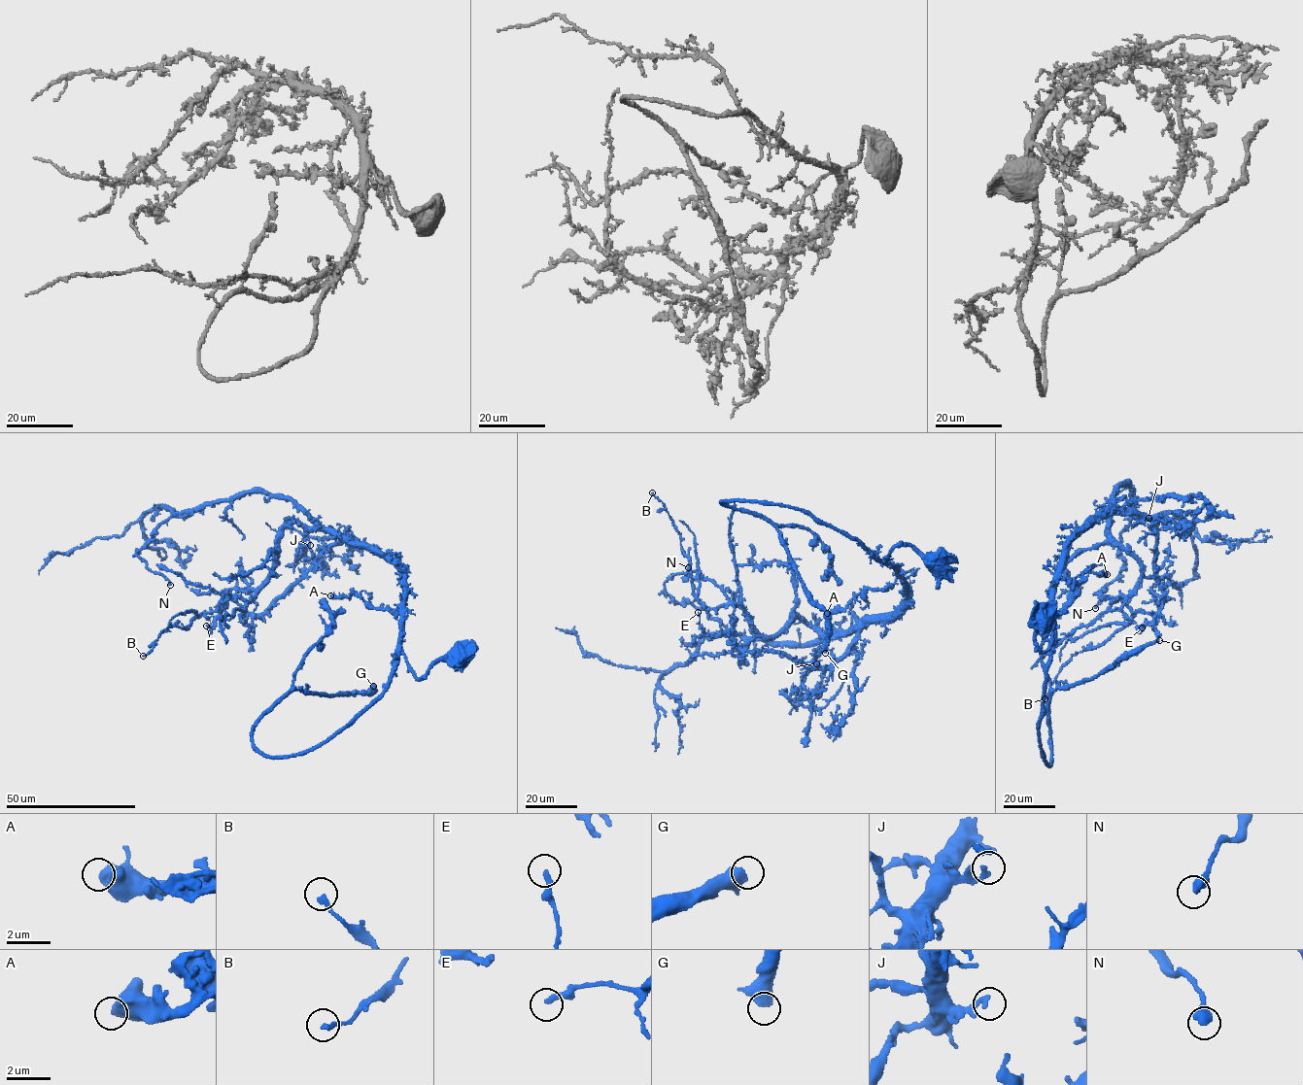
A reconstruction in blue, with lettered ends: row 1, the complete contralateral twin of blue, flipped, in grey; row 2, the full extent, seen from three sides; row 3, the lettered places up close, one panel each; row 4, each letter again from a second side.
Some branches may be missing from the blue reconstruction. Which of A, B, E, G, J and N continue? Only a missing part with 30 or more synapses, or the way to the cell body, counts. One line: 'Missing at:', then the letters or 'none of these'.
Missing at: G

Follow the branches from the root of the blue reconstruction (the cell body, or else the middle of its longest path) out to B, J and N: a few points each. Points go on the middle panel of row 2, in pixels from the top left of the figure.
B: (938, 568), (894, 547), (894, 612), (765, 635), (701, 602), (652, 492)
J: (938, 568), (910, 545), (893, 548), (885, 561), (907, 588), (905, 599), (894, 612), (830, 637), (816, 663)
N: (938, 568), (894, 547), (885, 561), (907, 594), (894, 612), (797, 645), (676, 602), (665, 583), (688, 567)

